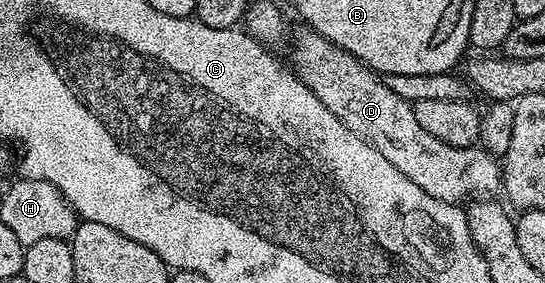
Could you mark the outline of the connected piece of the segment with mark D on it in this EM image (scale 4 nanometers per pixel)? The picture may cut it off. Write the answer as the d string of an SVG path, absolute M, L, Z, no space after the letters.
M309 29L294 39L294 52L290 59L292 70L308 89L356 137L368 141L376 153L384 156L384 161L396 165L408 181L420 185L428 197L436 197L441 203L461 204L465 201L478 201L483 197L499 194L502 185L501 162L481 145L457 147L444 145L432 133L427 133L416 122L414 104L404 101L404 97L388 89L385 78L373 71L367 63L361 63L355 55L340 49L320 33Z

